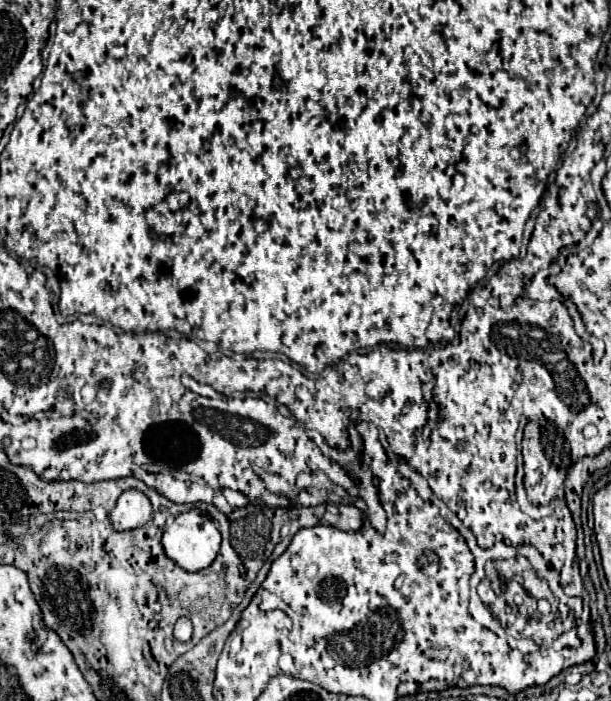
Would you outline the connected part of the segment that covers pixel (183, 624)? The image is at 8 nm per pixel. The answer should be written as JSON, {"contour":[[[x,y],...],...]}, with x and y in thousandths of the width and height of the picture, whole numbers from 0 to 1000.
{"contour":[[[296,880],[290,889],[286,889],[286,912],[290,914],[309,914],[313,912],[313,903],[316,903],[316,892],[306,880]]]}

